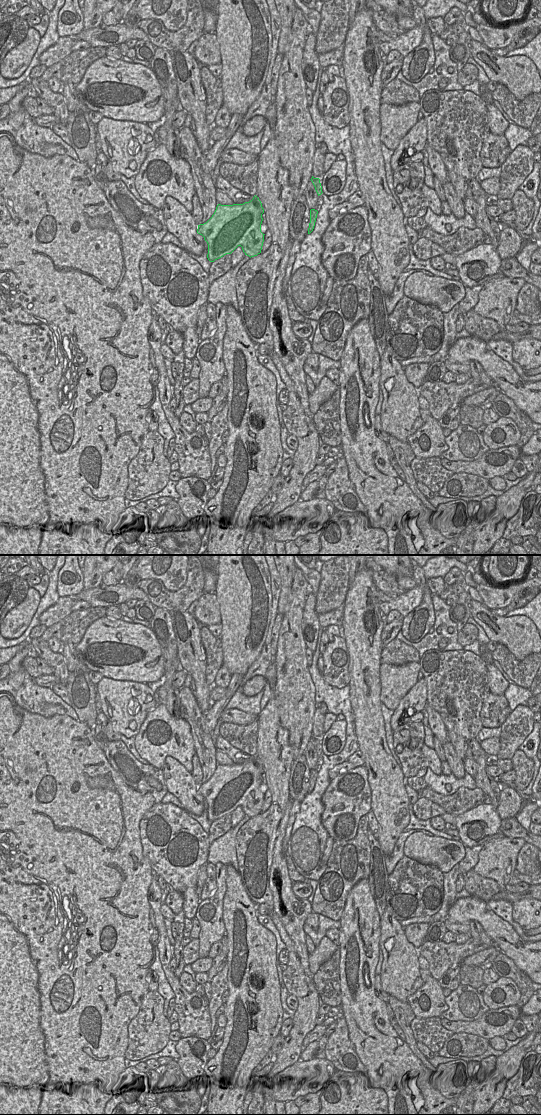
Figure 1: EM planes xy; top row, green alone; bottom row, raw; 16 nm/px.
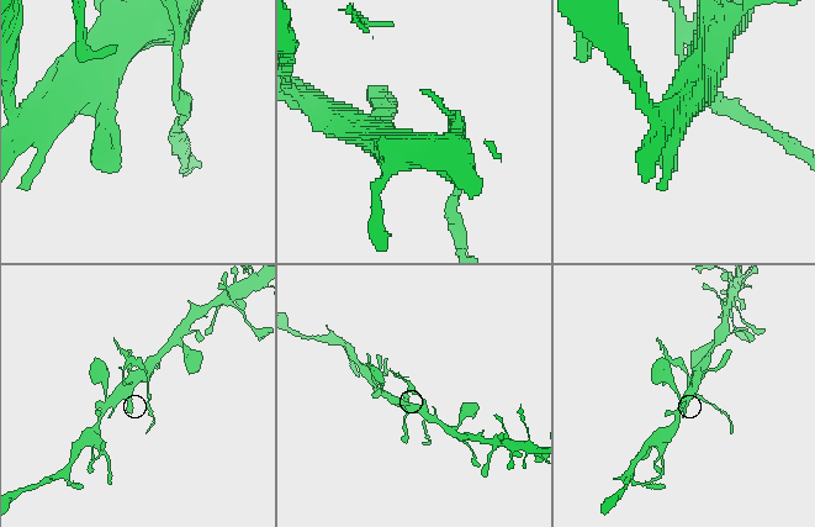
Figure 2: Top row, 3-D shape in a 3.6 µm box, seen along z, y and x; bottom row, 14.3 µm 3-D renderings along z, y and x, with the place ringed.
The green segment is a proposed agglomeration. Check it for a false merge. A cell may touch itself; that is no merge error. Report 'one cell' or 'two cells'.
two cells

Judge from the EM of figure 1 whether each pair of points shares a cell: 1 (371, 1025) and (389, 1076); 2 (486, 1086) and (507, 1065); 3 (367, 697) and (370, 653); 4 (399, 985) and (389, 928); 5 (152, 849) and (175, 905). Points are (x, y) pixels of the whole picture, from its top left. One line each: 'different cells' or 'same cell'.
1: same cell
2: same cell
3: same cell
4: same cell
5: different cells

